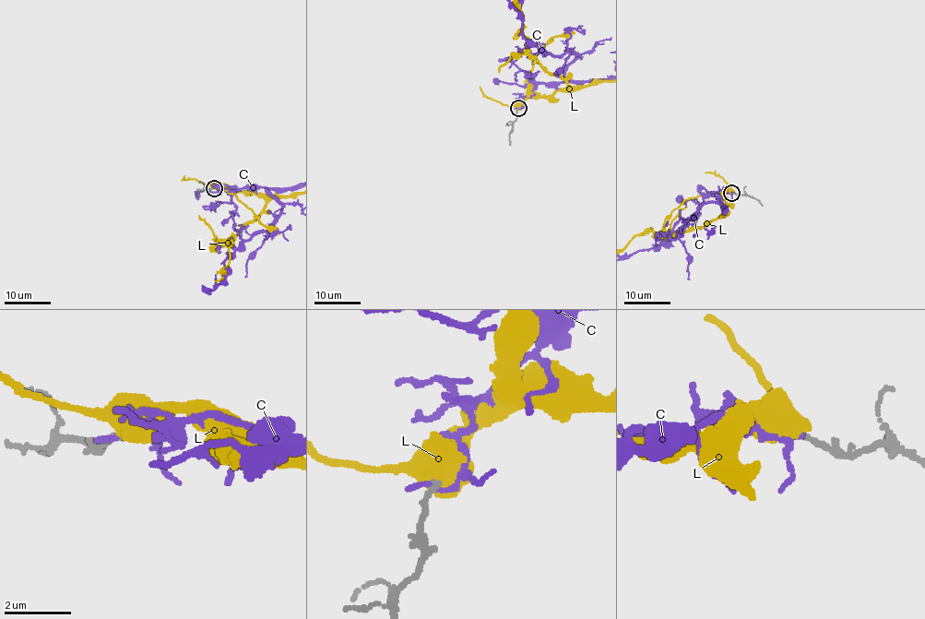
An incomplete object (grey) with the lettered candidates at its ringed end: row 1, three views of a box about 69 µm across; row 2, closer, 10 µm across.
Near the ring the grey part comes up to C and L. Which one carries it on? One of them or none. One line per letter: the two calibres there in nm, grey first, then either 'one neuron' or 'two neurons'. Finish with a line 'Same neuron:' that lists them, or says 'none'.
C: 170 nm thick on the grey side, 200 nm on the other; two neurons
L: 160 nm thick on the grey side, 650 nm on the other; two neurons
Same neuron: none

